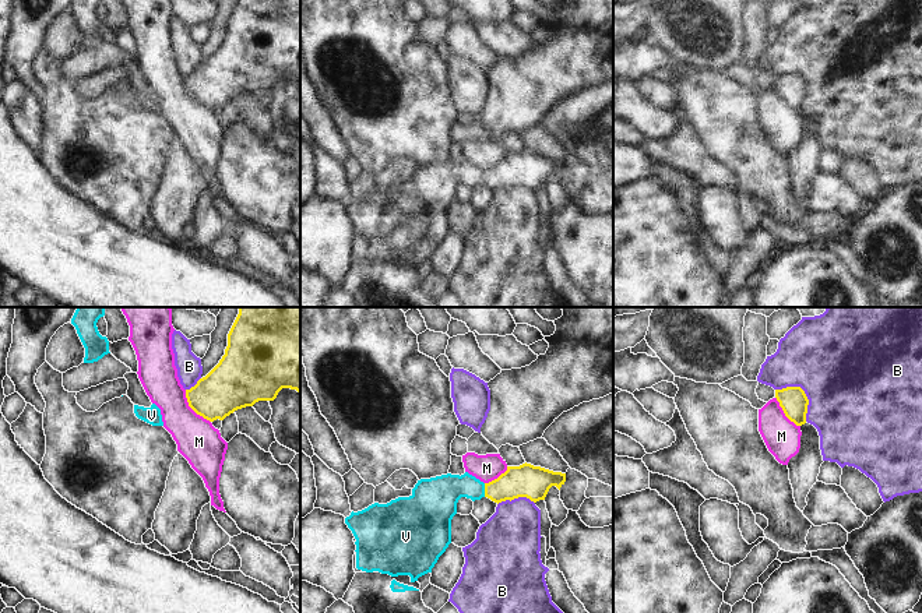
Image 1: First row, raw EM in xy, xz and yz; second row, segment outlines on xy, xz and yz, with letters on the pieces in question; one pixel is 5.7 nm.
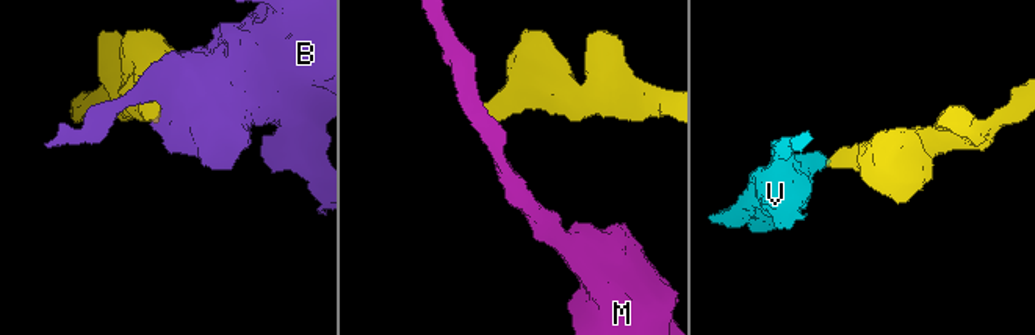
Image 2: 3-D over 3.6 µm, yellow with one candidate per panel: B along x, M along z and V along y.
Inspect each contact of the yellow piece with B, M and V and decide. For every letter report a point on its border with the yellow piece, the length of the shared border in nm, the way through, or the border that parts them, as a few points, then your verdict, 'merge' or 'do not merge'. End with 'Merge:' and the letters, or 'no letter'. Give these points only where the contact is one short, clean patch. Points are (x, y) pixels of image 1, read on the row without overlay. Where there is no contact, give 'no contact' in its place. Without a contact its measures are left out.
B: yz (803, 80) | 260 nm | along yz (776, 76), (799, 74), (803, 78), (808, 87), (806, 108) | do not merge
M: xy (192, 95) | 240 nm | along xy (185, 77), (187, 91), (210, 109) | do not merge
V: xz (485, 178) | 80 nm | across xz (527, 168), (485, 178), (446, 178), (442, 180) | merge
Merge: V

